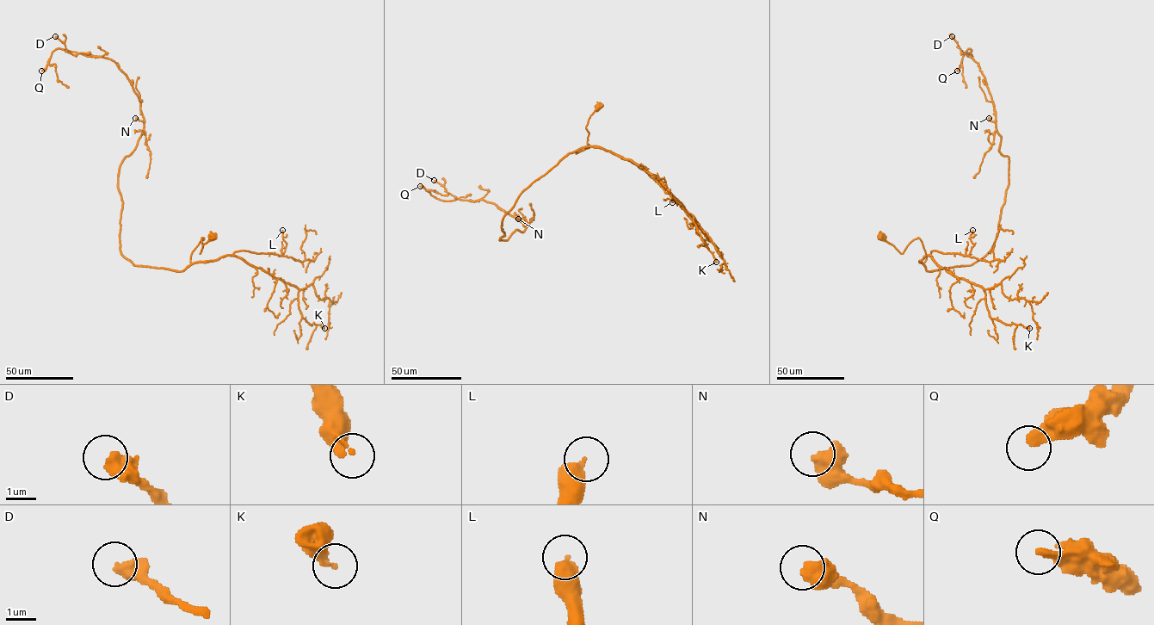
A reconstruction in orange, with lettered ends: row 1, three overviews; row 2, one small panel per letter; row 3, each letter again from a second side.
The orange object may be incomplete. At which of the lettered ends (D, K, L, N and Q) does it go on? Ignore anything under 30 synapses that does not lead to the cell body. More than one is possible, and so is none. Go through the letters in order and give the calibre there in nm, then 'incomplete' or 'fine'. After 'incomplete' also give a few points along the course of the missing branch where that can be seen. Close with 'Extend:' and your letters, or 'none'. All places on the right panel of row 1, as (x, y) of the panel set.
D: calibre 550 nm; fine
K: calibre 280 nm; fine
L: calibre 500 nm; fine
N: calibre 750 nm; fine
Q: calibre 320 nm; incomplete; course (957, 71), (947, 73), (922, 71), (916, 57), (908, 56), (899, 71)
Extend: Q

